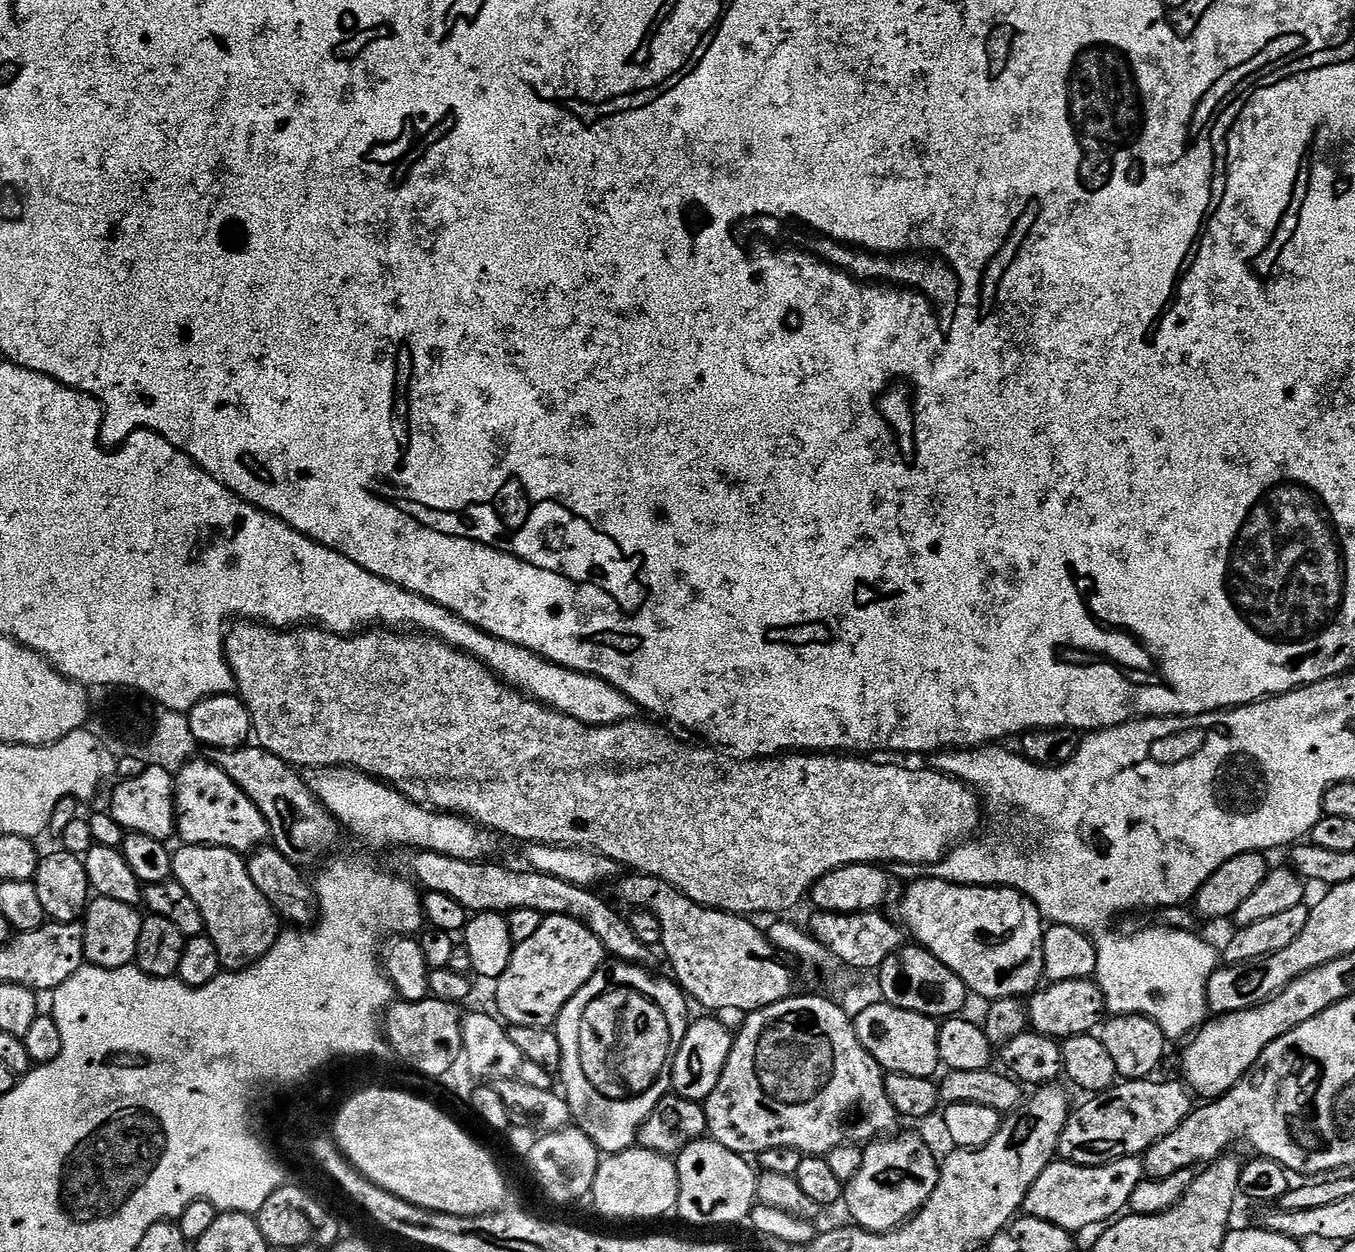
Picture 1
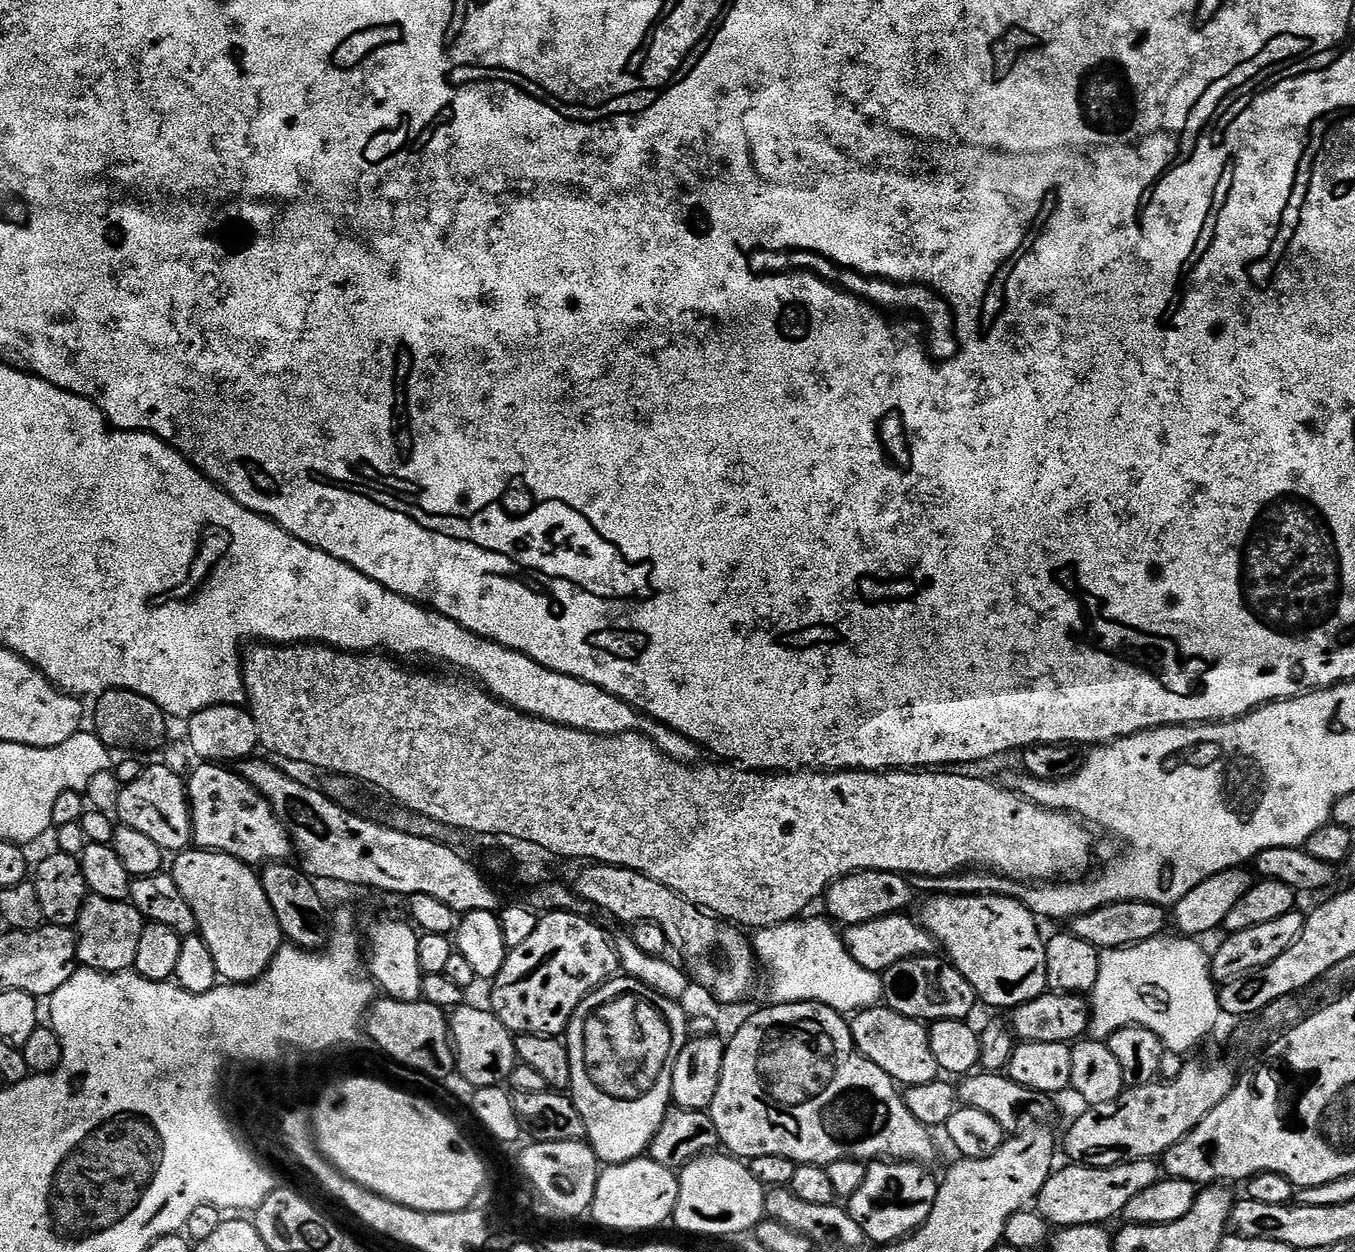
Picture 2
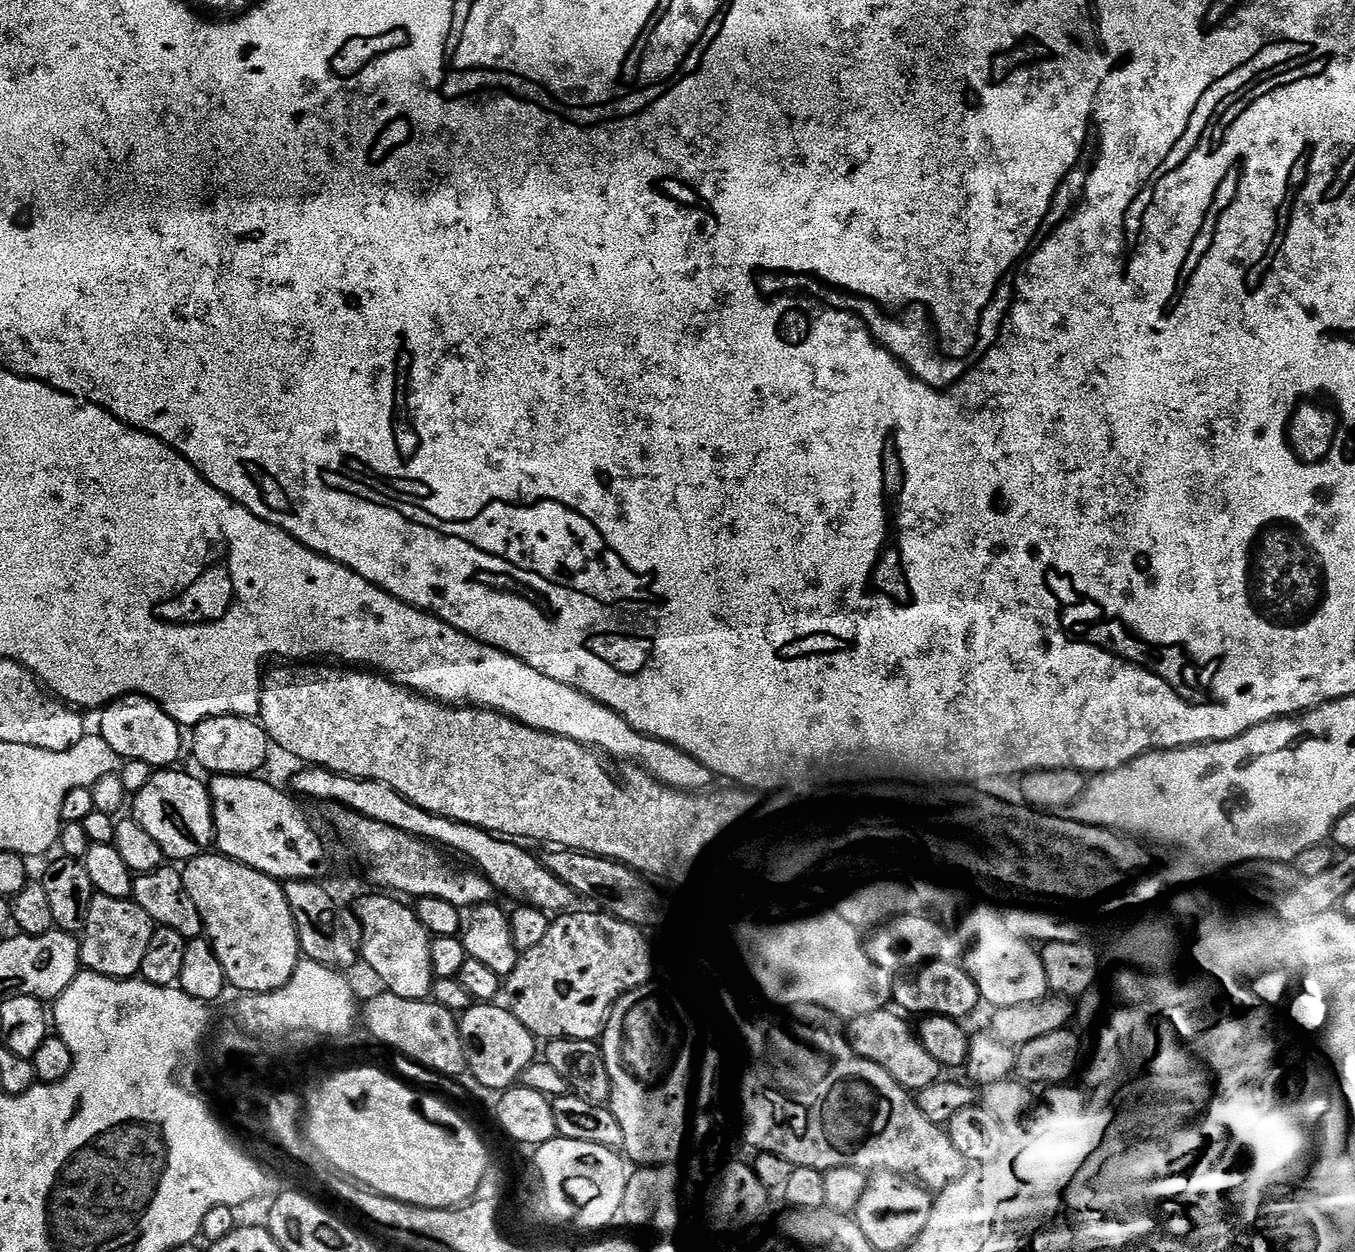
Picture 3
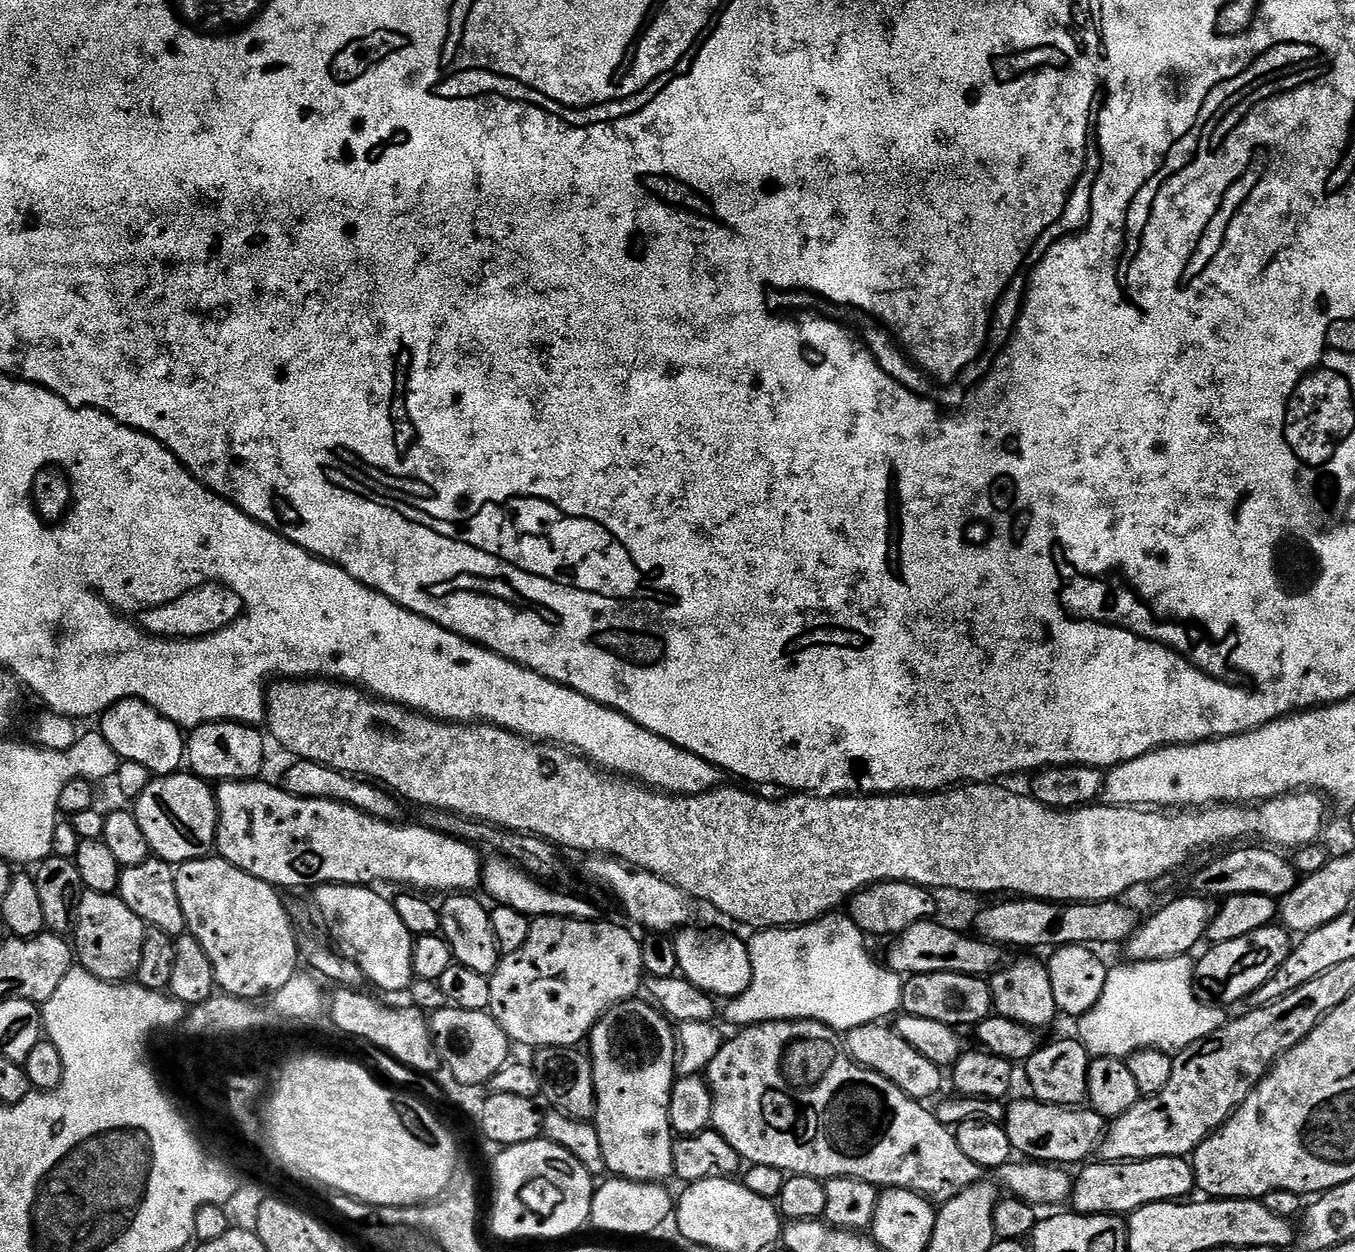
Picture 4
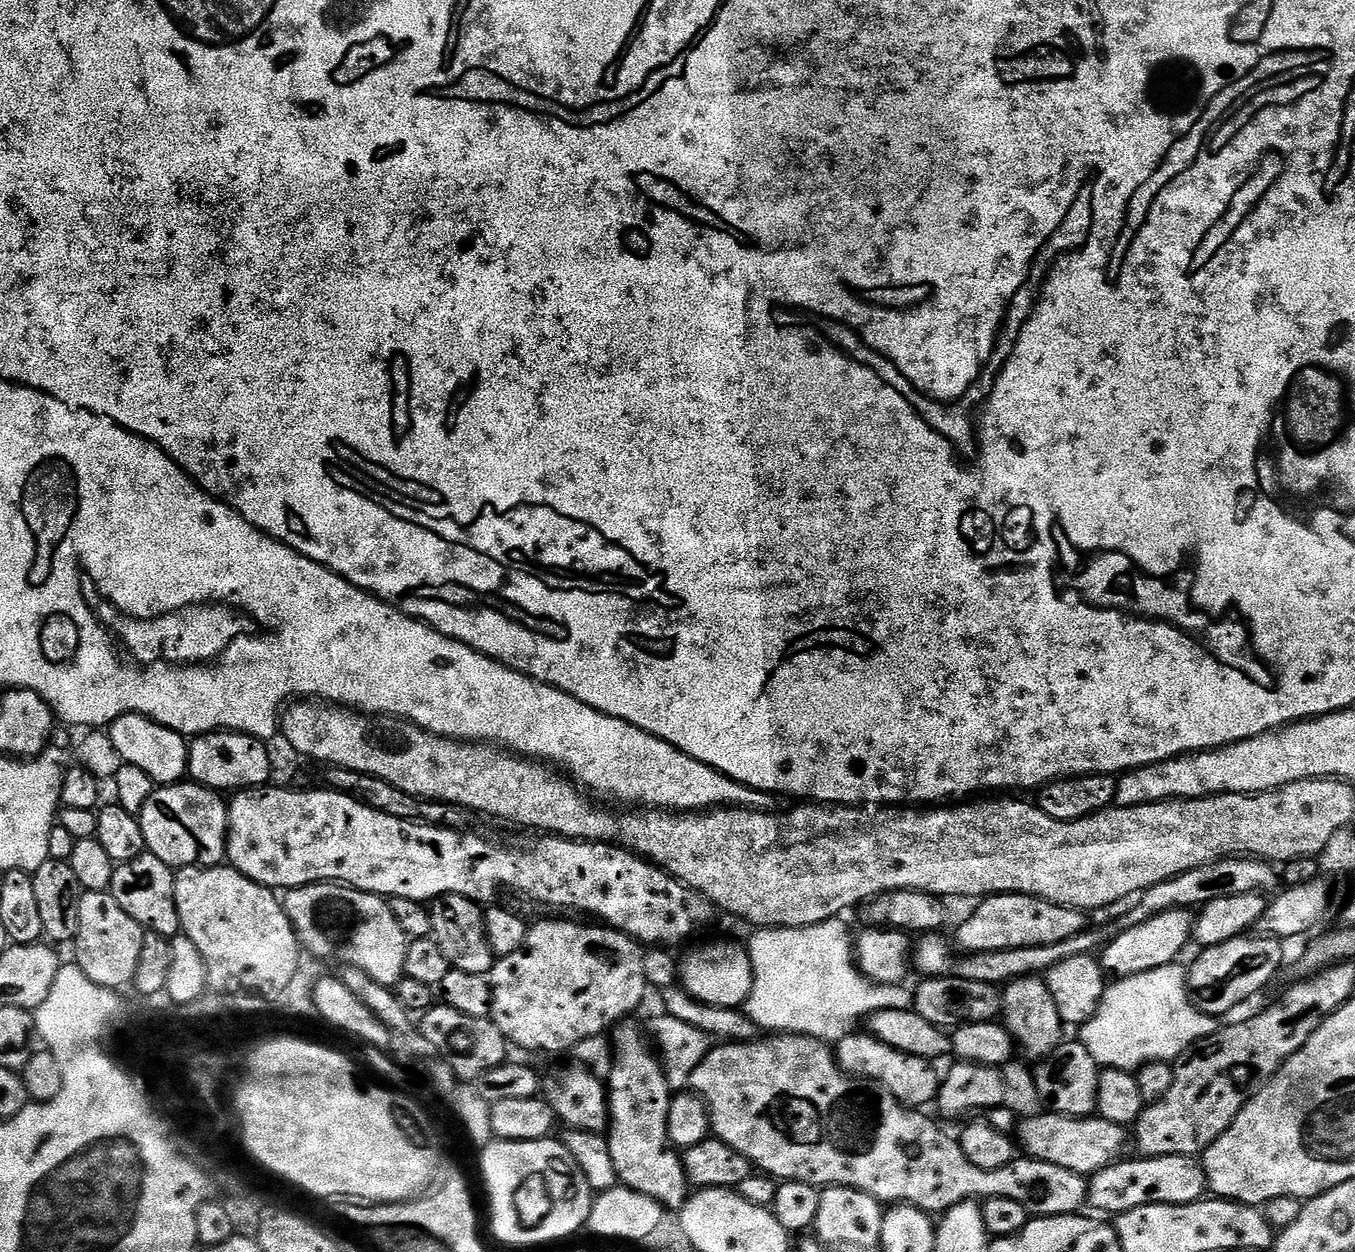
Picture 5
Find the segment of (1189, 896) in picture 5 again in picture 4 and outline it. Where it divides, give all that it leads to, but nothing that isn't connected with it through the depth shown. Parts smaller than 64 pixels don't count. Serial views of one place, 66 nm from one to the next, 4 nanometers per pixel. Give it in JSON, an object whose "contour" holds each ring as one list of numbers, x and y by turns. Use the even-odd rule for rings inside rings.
{"contour":[[1236,846,1225,856,1209,862,1205,868,1200,868,1192,876,1191,891,1205,901,1216,900,1223,902,1230,896,1238,894,1262,894,1272,900,1279,901,1281,896,1290,894,1298,883,1296,865,1288,860,1283,851,1271,846,1259,846,1260,848,1244,848,1248,846],[1233,851,1233,852,1232,852],[1208,899,1208,900,1207,900]]}

